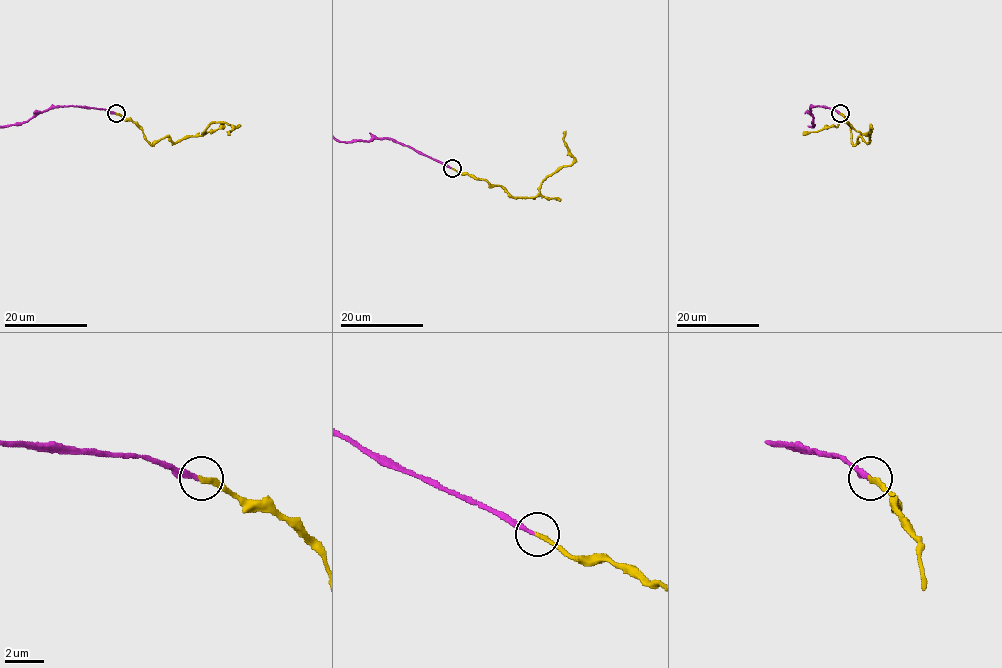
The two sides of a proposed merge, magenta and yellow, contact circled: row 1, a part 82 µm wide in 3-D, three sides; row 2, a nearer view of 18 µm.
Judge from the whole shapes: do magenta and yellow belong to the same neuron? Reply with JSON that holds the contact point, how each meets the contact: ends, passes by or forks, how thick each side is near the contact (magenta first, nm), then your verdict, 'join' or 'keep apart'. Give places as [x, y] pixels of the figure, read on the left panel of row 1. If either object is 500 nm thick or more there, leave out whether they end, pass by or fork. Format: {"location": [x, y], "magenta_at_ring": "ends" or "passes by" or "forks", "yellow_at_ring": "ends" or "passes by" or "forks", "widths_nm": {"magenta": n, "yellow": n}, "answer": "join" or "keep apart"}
{"location": [116, 113], "magenta_at_ring": "ends", "yellow_at_ring": "ends", "widths_nm": {"magenta": 240, "yellow": 240}, "answer": "join"}

